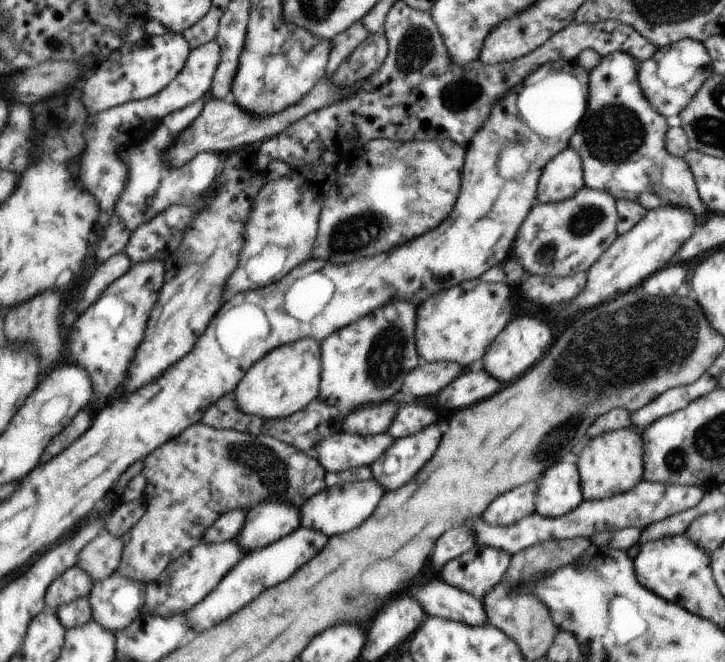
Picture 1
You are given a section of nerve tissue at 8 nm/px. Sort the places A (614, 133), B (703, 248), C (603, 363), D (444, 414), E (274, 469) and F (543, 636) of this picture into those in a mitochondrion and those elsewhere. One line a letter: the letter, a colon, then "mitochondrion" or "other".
A: mitochondrion
B: other
C: mitochondrion
D: other
E: mitochondrion
F: mitochondrion

